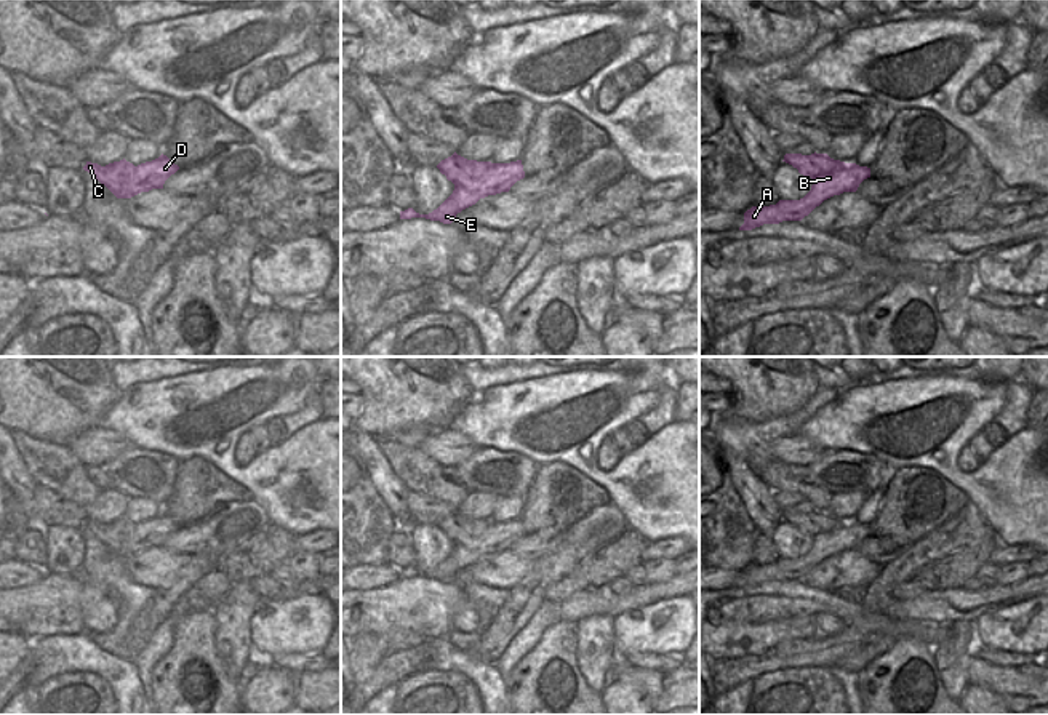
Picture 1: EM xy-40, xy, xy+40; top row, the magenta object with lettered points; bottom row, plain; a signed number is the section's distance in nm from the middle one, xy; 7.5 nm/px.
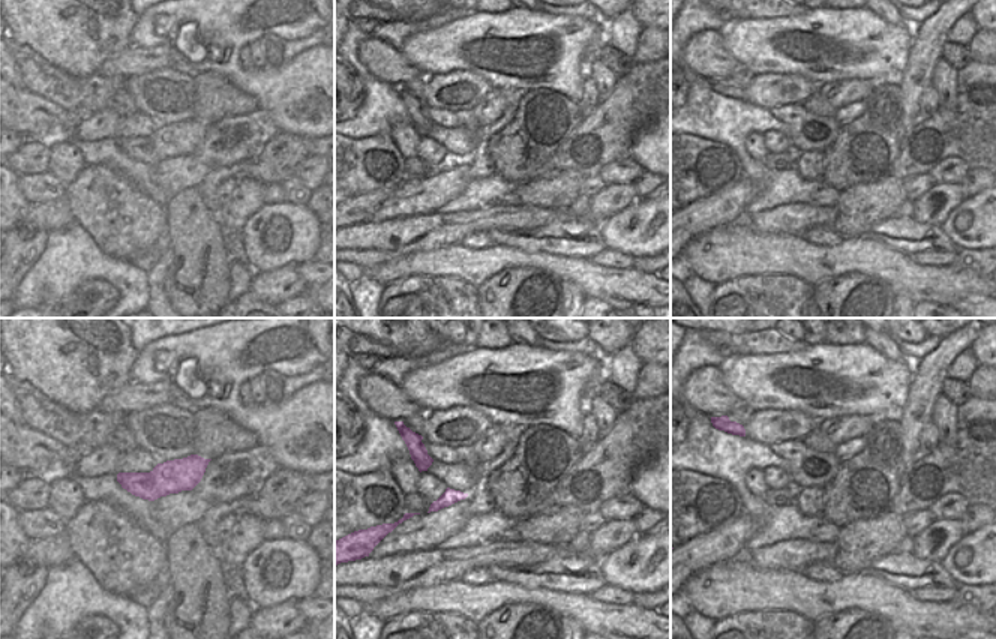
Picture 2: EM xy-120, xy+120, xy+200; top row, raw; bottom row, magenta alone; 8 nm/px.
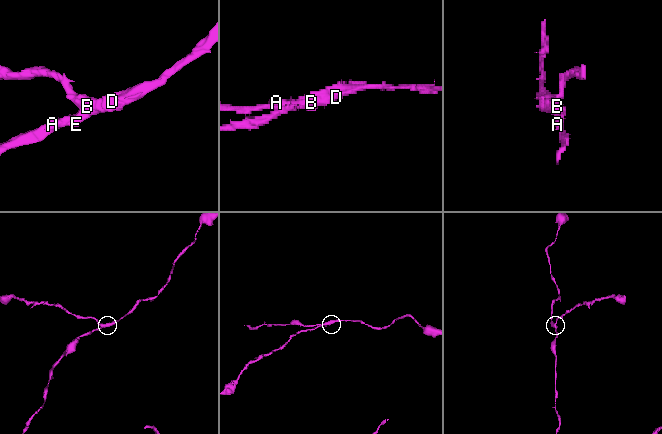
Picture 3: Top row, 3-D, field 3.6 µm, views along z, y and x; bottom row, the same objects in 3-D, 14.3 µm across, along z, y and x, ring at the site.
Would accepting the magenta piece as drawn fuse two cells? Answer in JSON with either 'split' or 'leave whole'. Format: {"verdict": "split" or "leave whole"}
{"verdict": "split"}

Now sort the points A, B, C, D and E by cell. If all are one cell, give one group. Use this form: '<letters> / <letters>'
A B D E / C

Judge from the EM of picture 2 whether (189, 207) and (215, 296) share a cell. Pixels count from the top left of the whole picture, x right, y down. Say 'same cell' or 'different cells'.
same cell

